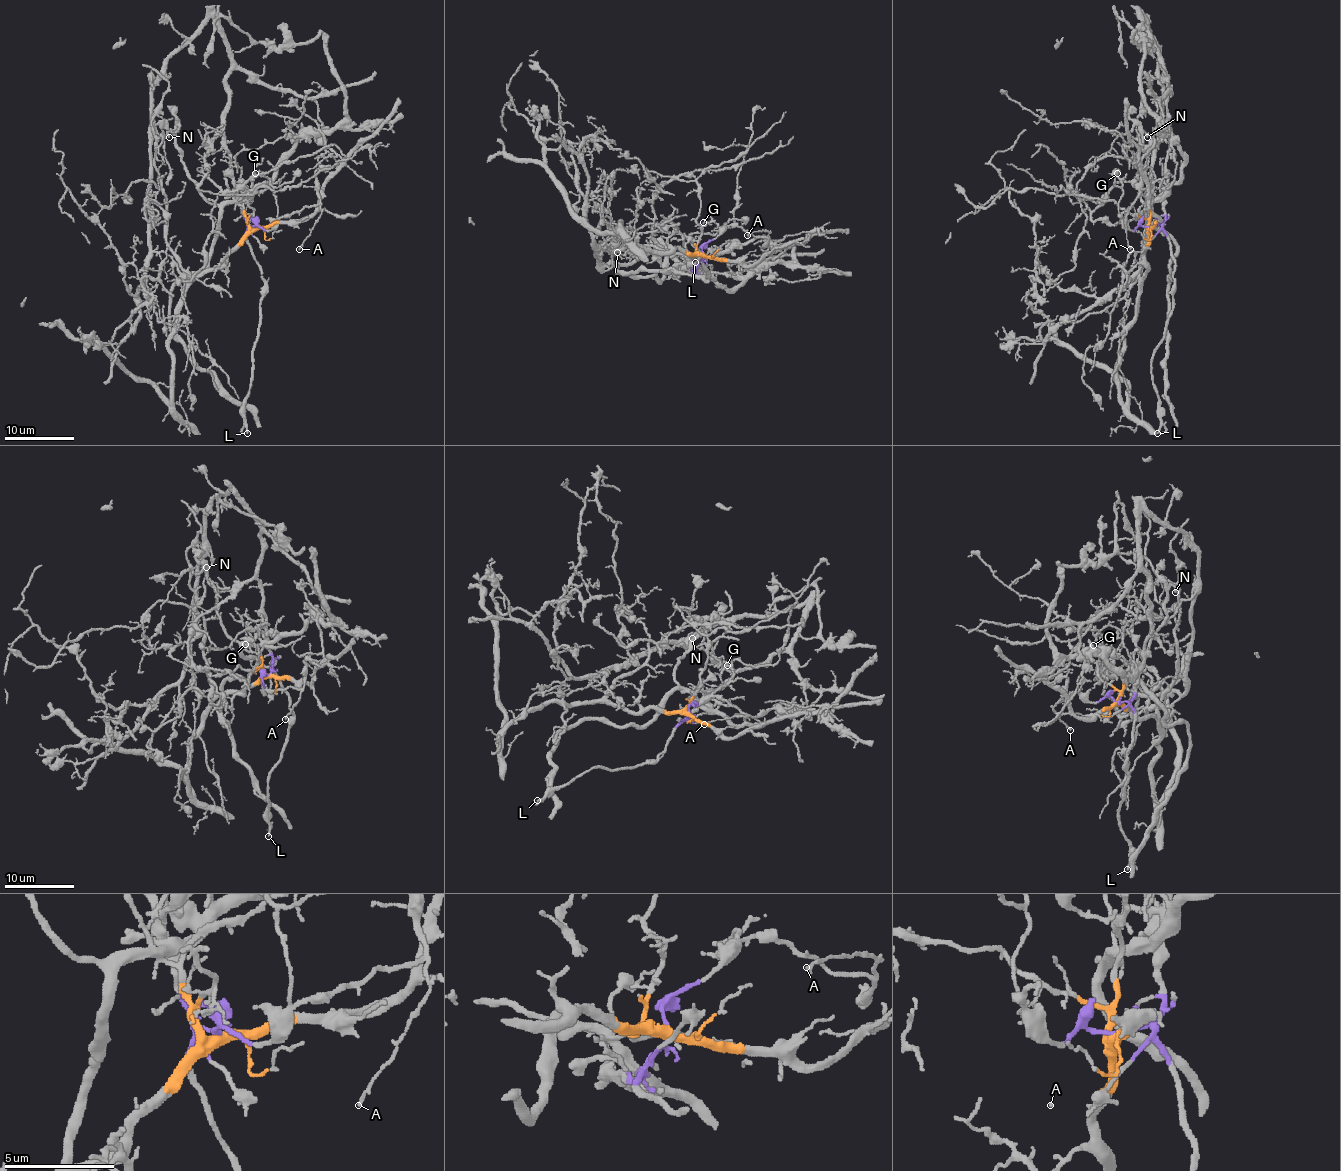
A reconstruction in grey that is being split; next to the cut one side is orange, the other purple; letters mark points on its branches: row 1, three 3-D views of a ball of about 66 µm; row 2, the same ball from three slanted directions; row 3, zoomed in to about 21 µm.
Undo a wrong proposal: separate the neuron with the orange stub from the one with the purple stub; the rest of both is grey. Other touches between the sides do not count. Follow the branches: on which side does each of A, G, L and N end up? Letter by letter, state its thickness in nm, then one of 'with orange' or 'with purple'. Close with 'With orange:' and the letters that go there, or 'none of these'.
A: calibre 140 nm; with purple
G: calibre 110 nm; with purple
L: calibre 200 nm; with purple
N: calibre 240 nm; with orange
With orange: N

